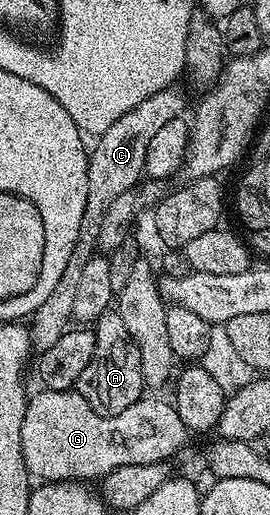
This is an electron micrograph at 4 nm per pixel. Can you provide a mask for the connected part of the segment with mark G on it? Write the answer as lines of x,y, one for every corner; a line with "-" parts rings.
40,389
27,400
23,426
21,427
21,453
24,455
26,470
37,480
69,481
88,479
101,480
116,467
138,466
144,463
154,463
171,460
184,445
189,430
186,430
173,402
167,398
156,399
154,395
144,395
131,407
126,407
118,415
103,417
92,407
76,389
52,391

